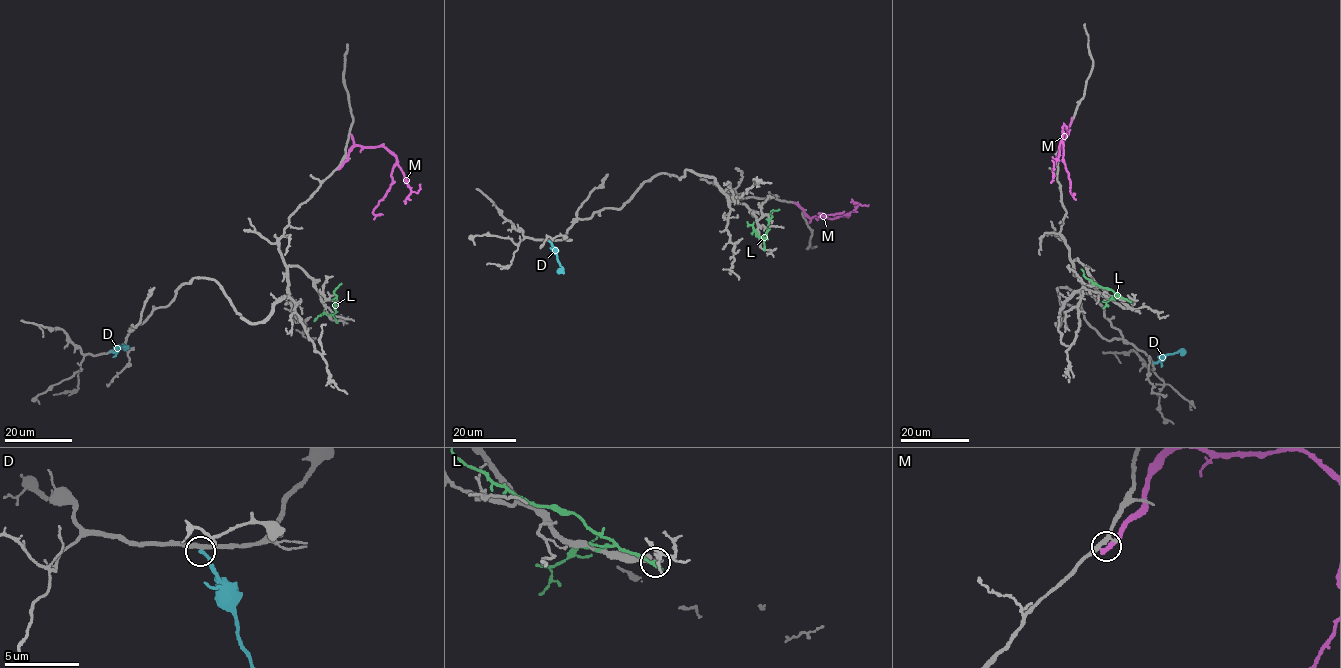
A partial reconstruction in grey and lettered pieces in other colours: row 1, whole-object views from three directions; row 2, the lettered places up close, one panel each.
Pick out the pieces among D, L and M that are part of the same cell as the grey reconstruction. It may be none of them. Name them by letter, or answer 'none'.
none

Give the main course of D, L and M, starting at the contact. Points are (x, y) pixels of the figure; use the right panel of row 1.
D: (1154, 363), (1167, 355), (1186, 351)
L: (1130, 301), (1086, 278), (1081, 268)
M: (1057, 155), (1068, 130), (1063, 126), (1063, 162), (1072, 195), (1074, 194)

